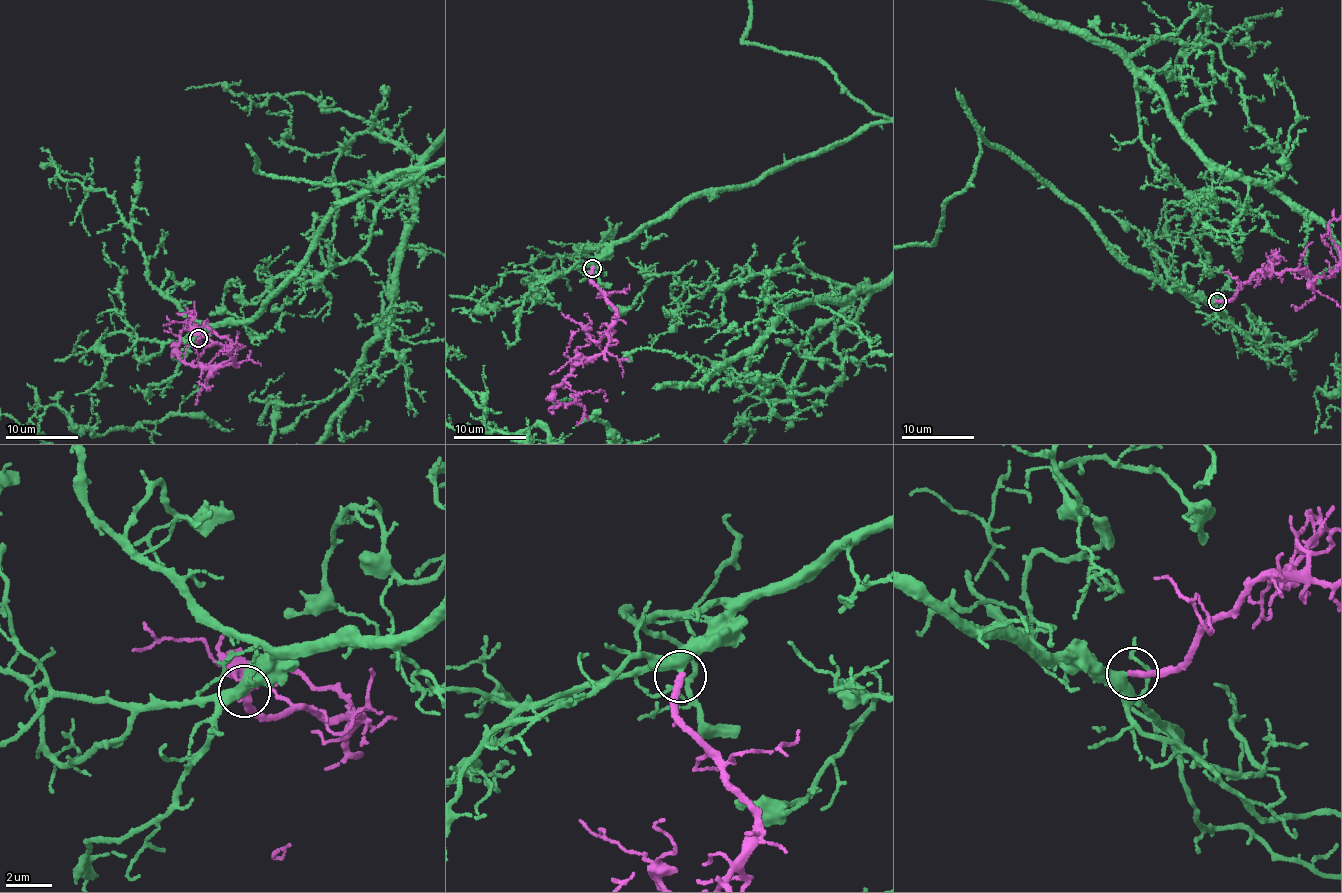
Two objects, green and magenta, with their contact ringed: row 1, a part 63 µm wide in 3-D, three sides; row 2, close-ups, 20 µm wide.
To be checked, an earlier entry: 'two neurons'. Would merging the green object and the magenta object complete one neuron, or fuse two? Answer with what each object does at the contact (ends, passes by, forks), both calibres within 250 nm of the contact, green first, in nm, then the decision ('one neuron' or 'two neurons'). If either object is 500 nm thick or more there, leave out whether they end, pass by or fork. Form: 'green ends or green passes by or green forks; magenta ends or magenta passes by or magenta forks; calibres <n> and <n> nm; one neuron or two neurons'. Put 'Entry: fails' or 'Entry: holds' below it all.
green passes by; magenta ends; calibres 400 and 320 nm; one neuron
Entry: fails

